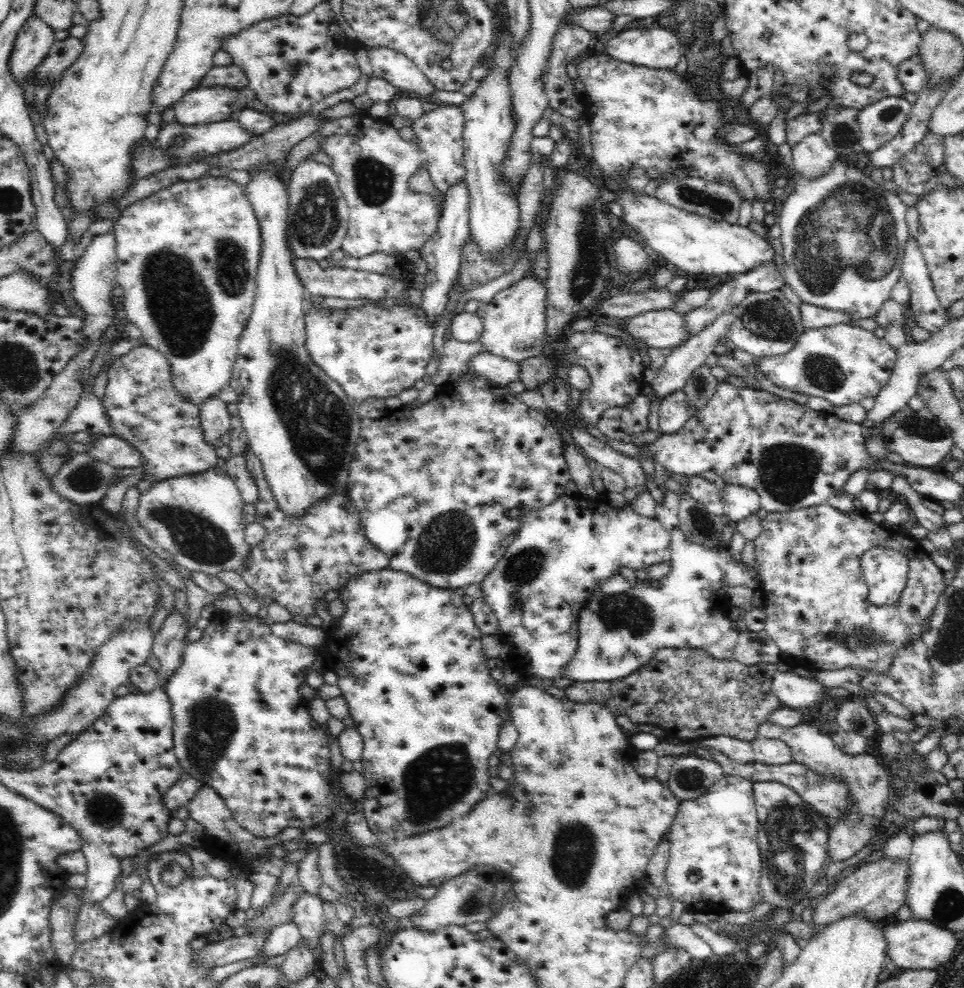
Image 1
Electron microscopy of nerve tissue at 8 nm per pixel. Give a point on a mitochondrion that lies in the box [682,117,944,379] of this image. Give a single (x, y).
(852, 231)

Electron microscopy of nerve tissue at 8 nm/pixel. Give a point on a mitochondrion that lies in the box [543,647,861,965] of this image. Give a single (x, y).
(785, 821)

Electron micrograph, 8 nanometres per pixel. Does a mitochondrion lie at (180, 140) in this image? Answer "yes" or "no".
yes

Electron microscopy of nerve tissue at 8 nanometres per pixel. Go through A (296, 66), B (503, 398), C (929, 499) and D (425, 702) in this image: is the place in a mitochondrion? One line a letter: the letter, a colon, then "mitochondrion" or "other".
A: mitochondrion
B: other
C: other
D: other

